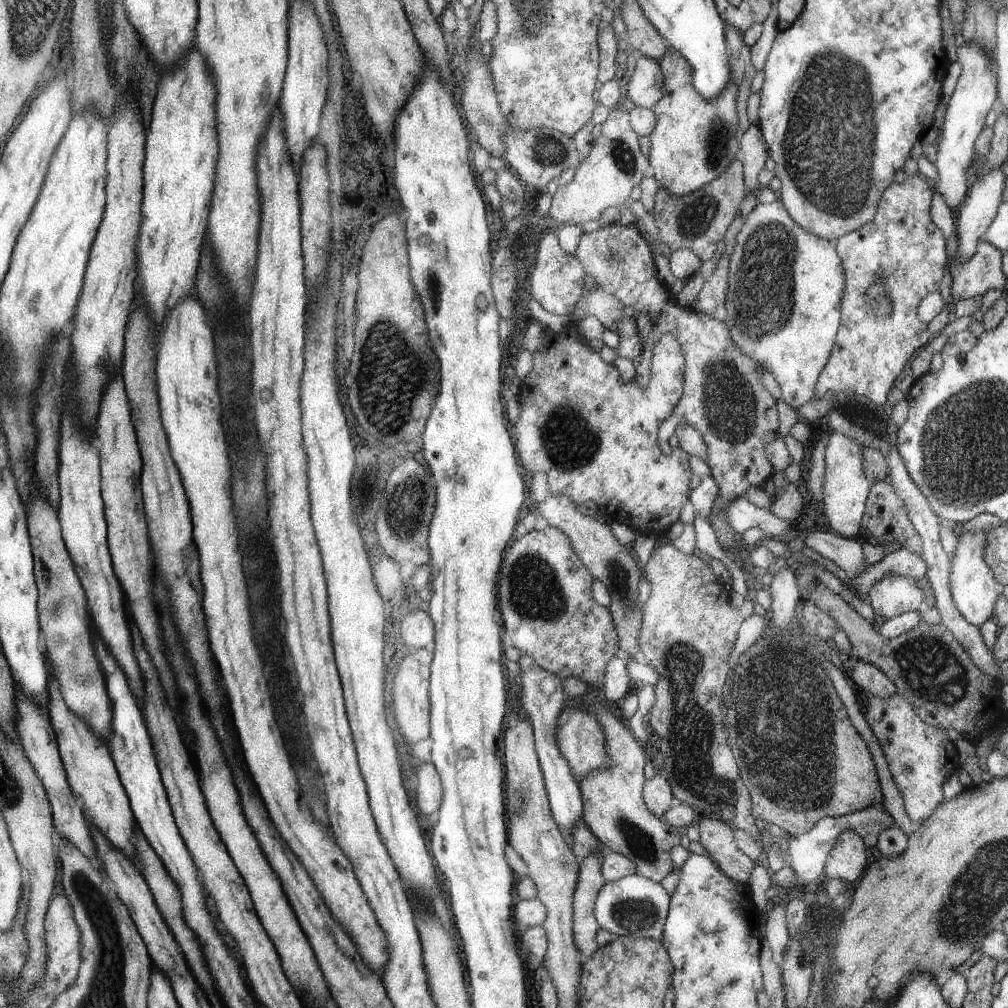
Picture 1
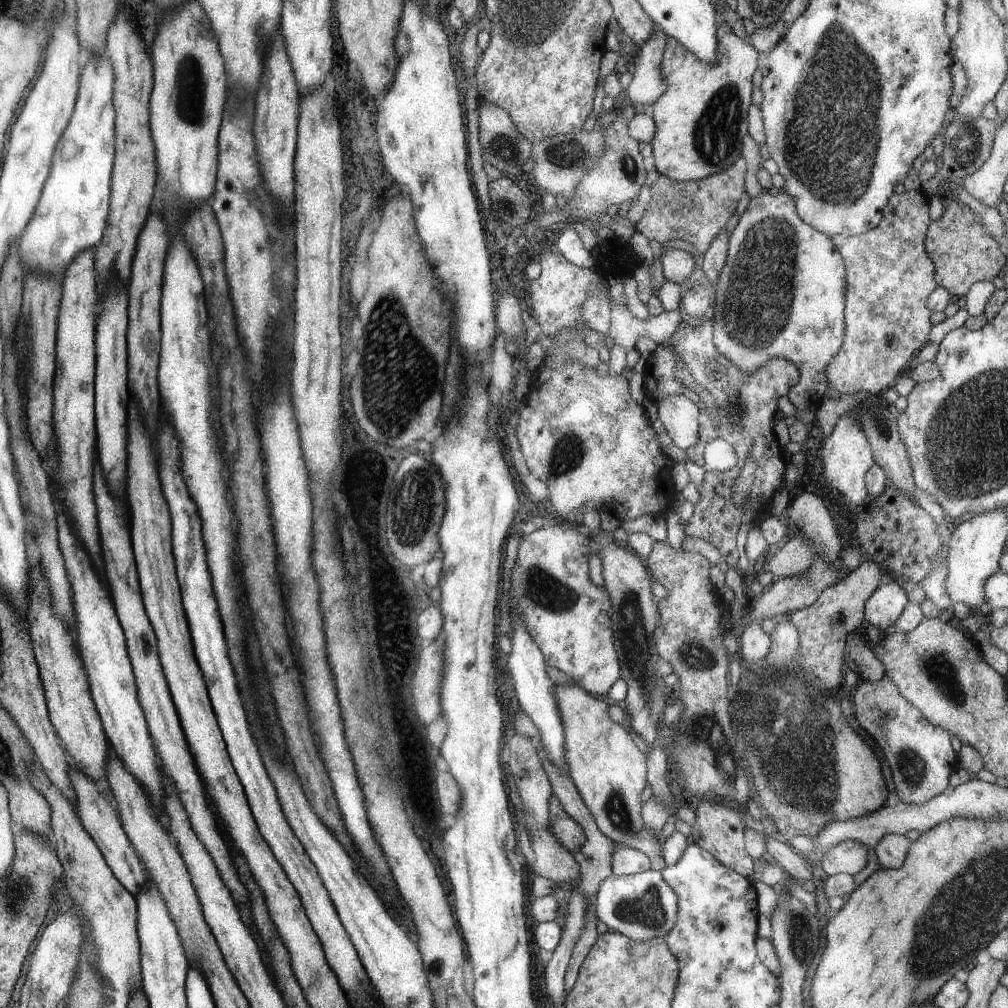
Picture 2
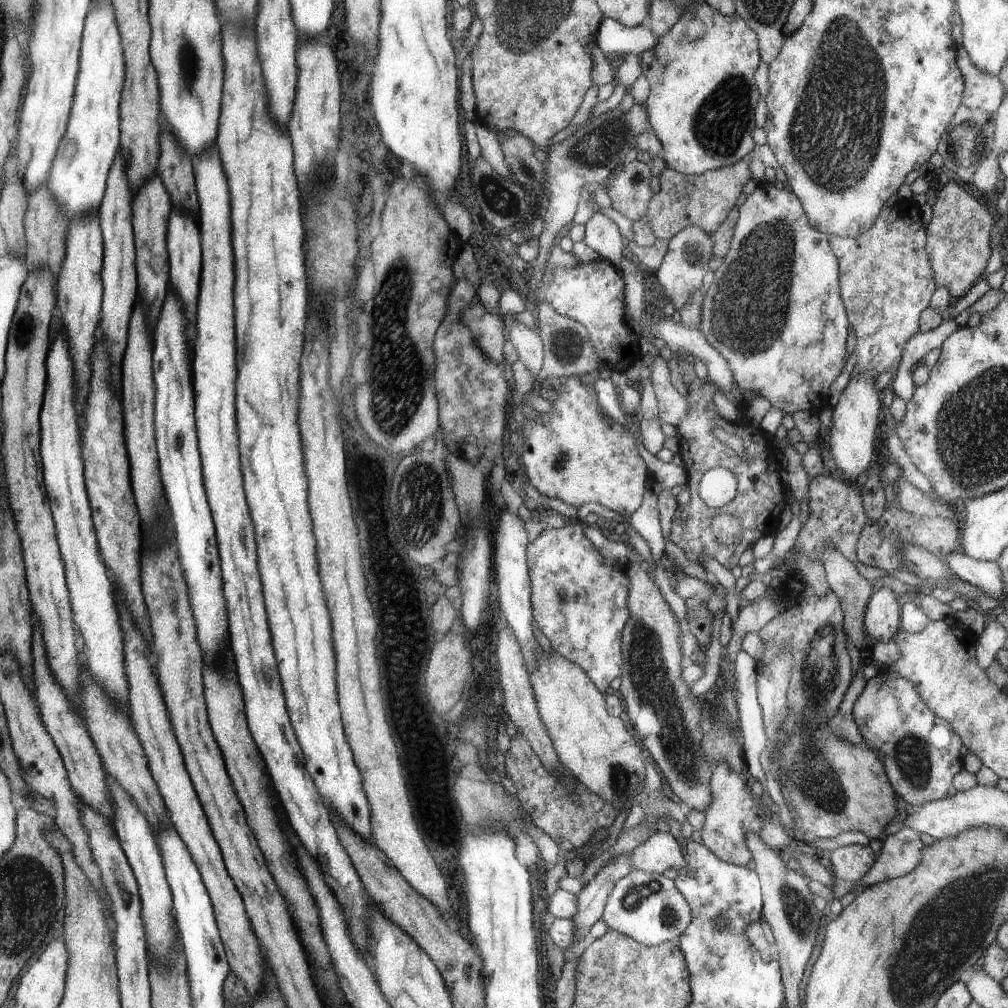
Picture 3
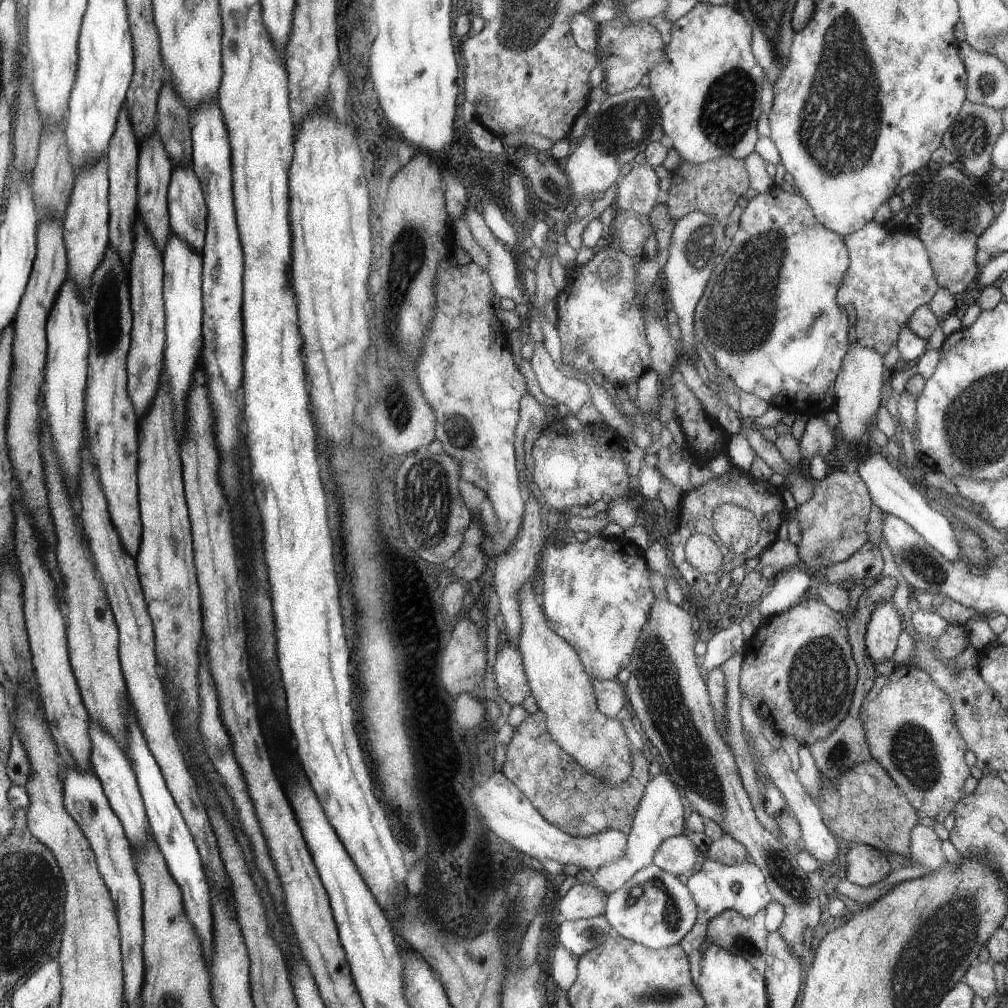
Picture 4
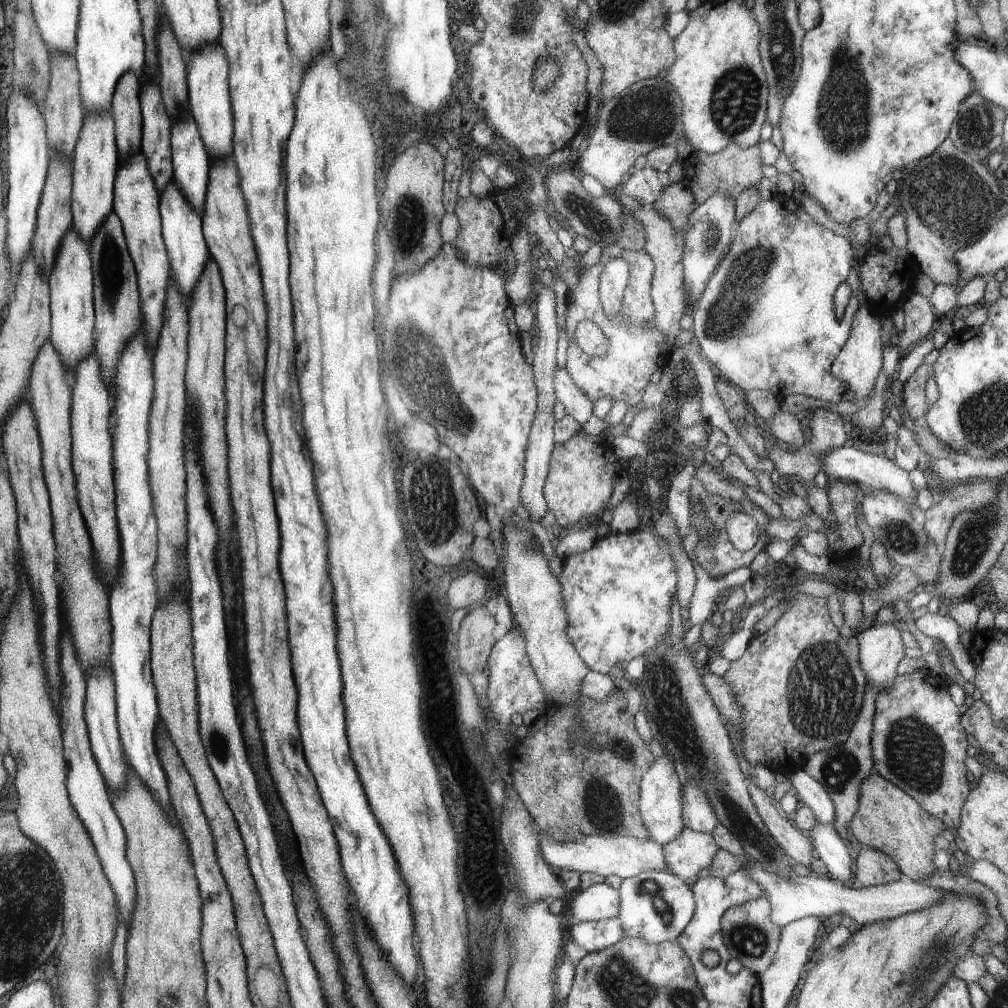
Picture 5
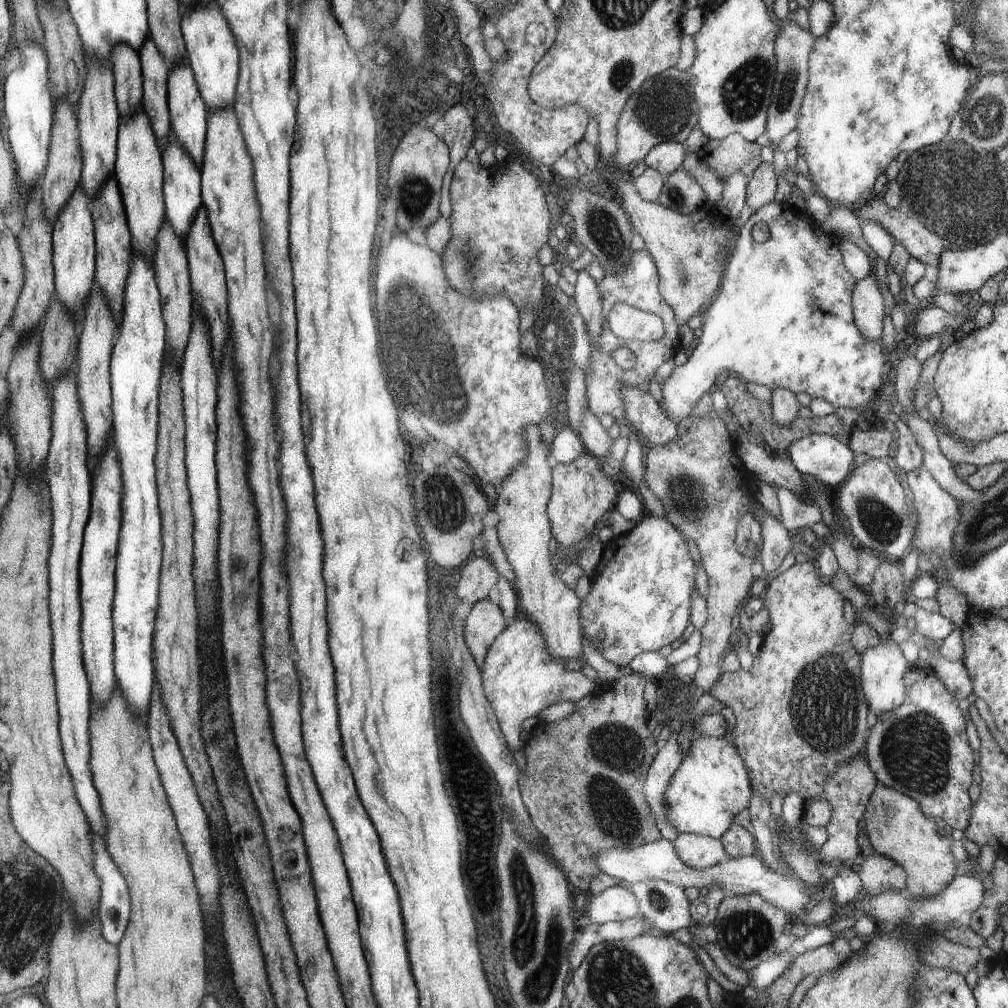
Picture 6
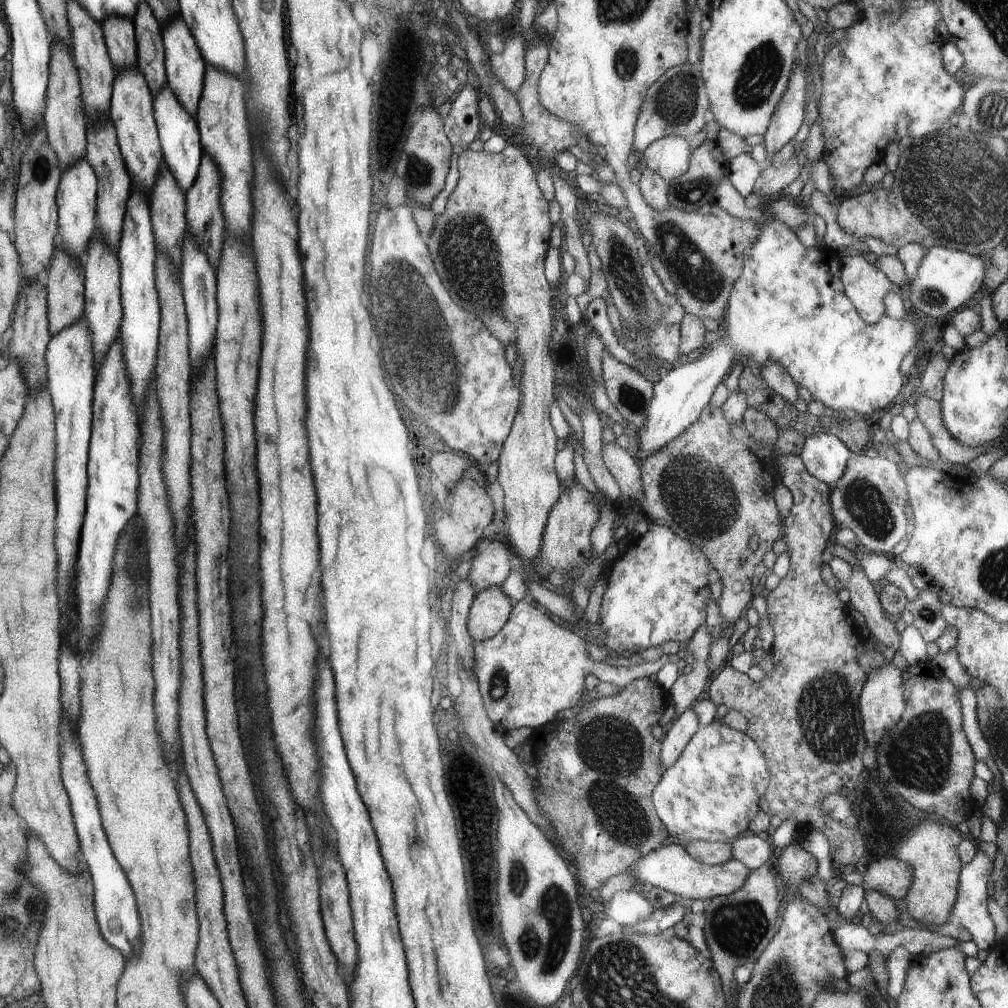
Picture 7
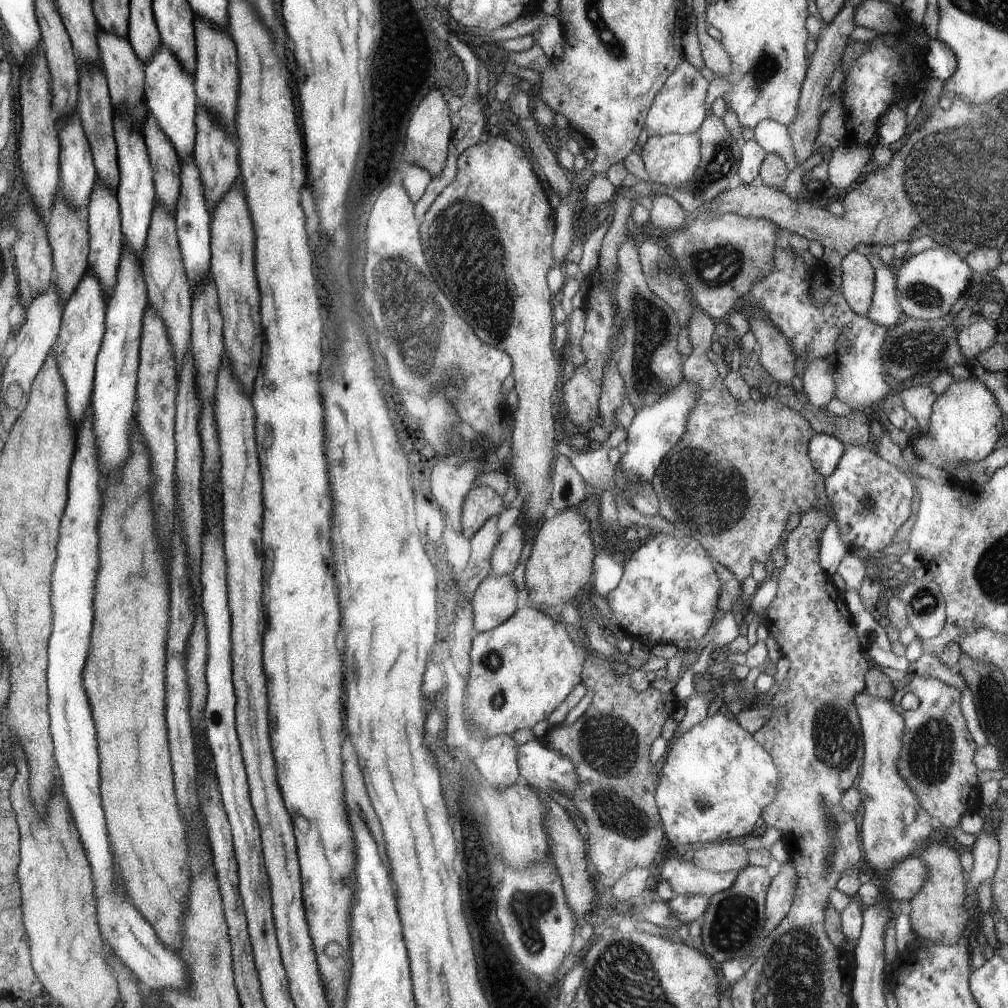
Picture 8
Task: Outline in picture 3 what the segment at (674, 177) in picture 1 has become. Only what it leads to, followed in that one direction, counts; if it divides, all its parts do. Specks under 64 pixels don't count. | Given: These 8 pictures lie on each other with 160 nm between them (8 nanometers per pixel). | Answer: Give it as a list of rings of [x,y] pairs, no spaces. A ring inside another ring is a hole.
[[[698,1],[695,8],[695,18],[691,18],[689,14],[683,14],[680,18],[659,38],[658,42],[651,48],[643,52],[641,57],[642,74],[649,83],[649,96],[645,102],[645,109],[650,129],[661,142],[662,151],[659,156],[663,159],[665,167],[679,174],[697,176],[703,172],[725,168],[731,164],[738,163],[740,159],[745,157],[745,154],[753,148],[753,140],[751,140],[751,132],[753,132],[753,108],[757,102],[757,88],[753,82],[753,72],[759,66],[759,48],[758,48],[758,34],[746,25],[746,22],[736,14],[731,16],[723,16],[717,9],[711,8],[703,1]]]

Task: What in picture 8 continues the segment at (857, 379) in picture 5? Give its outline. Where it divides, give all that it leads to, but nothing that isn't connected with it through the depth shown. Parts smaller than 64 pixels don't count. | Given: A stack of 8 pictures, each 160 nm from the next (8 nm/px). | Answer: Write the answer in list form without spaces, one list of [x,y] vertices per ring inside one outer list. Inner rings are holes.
[[[849,251],[840,262],[840,292],[847,304],[859,315],[869,310],[874,292],[874,272],[867,256]]]

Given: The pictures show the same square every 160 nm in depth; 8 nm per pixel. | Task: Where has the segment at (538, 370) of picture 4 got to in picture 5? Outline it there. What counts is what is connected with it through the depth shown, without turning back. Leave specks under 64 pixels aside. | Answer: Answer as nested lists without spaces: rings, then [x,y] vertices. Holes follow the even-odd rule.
[[[555,369],[552,383],[556,400],[564,406],[566,414],[581,426],[592,415],[593,400],[575,386],[565,369]]]

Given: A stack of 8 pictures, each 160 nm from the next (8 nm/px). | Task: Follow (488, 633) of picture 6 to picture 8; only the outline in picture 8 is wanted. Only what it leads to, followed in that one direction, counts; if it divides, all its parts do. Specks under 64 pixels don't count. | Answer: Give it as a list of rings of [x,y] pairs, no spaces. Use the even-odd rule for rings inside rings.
[[[490,574],[478,584],[473,596],[472,621],[475,632],[498,627],[517,610],[517,590],[507,575]]]

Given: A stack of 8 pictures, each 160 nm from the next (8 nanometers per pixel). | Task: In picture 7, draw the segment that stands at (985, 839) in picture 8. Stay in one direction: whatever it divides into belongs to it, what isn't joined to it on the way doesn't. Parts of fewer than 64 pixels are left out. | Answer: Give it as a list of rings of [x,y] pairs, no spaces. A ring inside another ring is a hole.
[[[976,852],[973,860],[962,869],[959,876],[959,887],[957,889],[957,899],[954,908],[951,908],[950,917],[947,922],[953,926],[962,926],[971,935],[971,941],[977,946],[978,950],[987,951],[995,944],[994,925],[987,912],[987,876],[991,875],[993,864],[987,860],[983,852]]]

